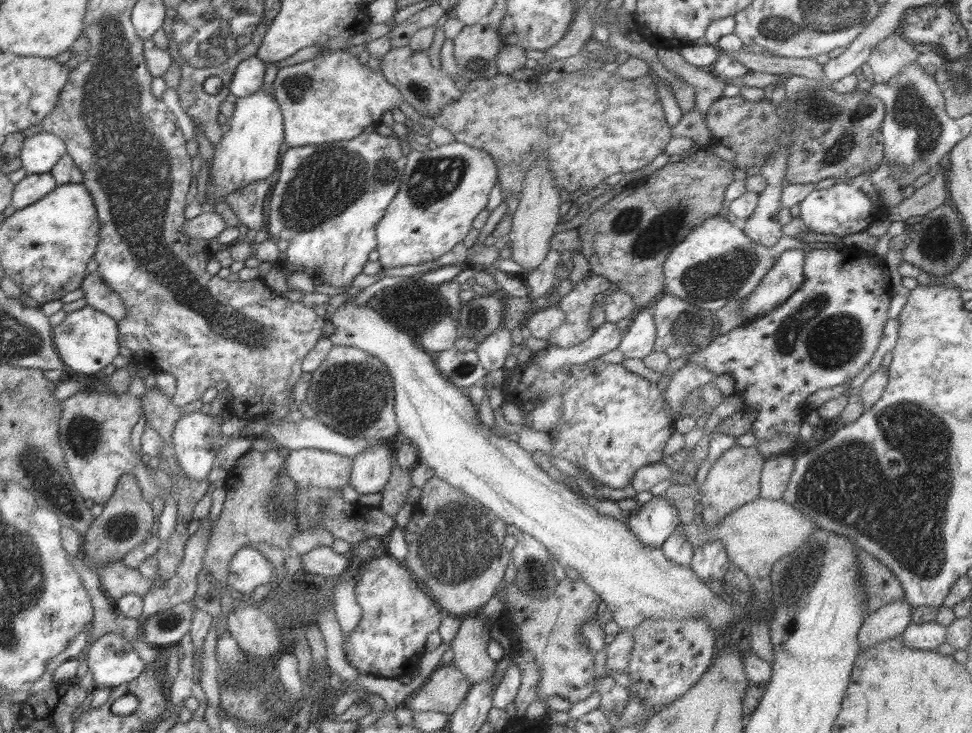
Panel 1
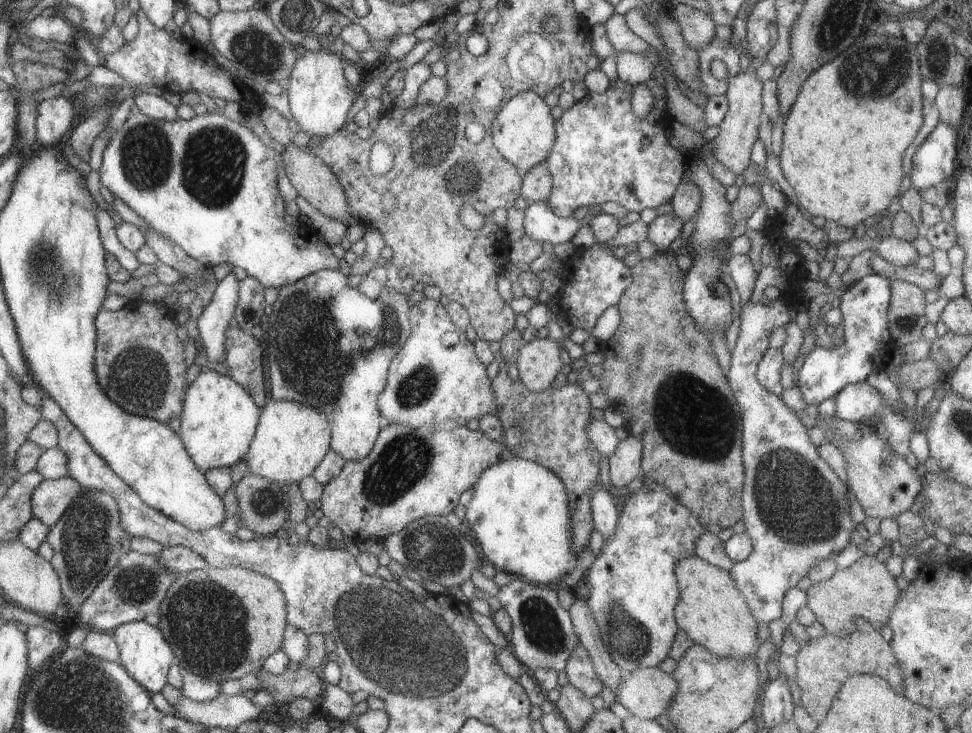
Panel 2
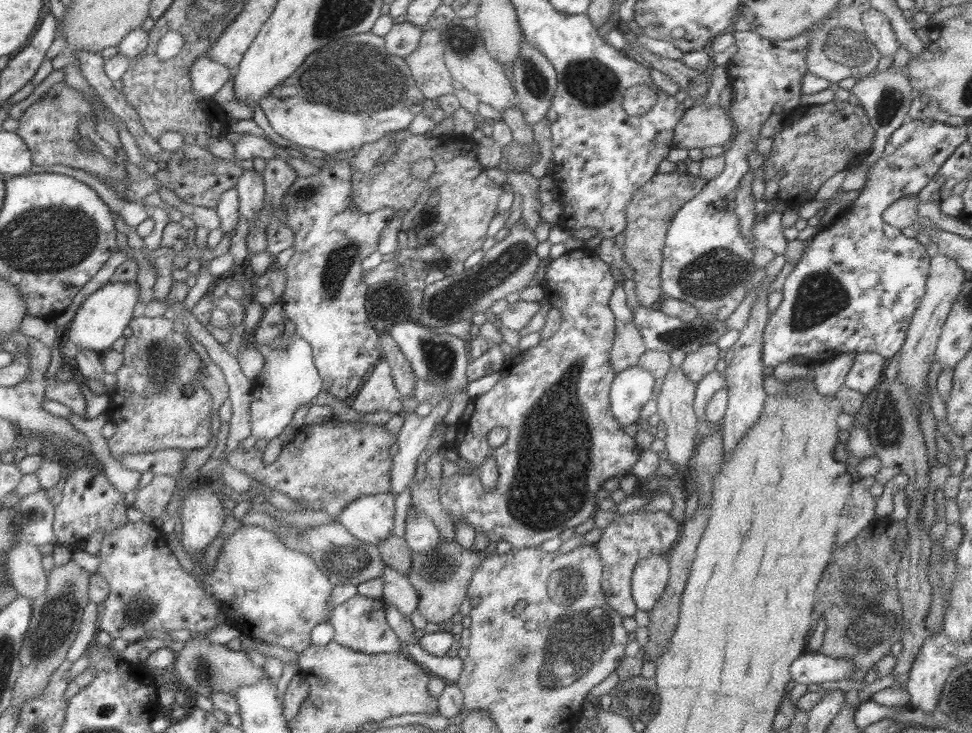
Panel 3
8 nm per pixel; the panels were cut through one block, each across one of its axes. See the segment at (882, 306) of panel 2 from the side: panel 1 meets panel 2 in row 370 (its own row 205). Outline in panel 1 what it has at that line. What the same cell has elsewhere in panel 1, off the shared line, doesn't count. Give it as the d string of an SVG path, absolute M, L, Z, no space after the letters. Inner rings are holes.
M845 183L834 184L825 190L814 189L799 202L799 209L799 219L807 230L840 237L867 229L873 222L884 218L887 212L884 206L871 204L867 196L859 190L857 183L850 186Z

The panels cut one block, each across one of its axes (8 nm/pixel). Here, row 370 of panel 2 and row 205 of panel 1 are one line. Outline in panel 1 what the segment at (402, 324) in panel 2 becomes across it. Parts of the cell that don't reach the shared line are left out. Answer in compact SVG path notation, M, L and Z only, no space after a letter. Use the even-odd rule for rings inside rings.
M364 132L349 140L287 148L279 162L278 180L269 200L267 228L270 238L286 240L285 258L289 264L303 266L316 273L317 284L333 288L348 288L362 272L367 254L376 248L375 228L386 214L389 202L394 199L403 176L406 156L403 156L397 136L380 136Z

